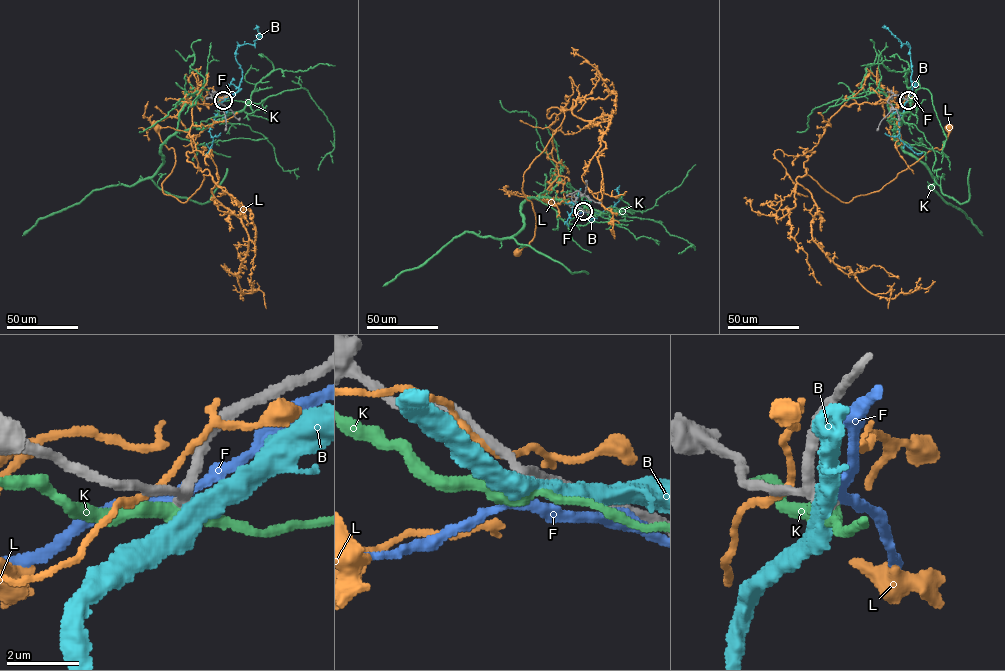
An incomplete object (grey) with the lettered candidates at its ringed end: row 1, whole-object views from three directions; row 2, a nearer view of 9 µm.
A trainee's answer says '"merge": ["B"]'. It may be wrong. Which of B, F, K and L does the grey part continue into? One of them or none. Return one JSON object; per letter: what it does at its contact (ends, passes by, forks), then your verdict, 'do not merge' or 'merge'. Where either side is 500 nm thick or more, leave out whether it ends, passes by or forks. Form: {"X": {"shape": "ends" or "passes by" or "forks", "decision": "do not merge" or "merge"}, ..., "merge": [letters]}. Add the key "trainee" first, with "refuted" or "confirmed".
{"trainee": "refuted", "B": {"shape": "passes by", "decision": "do not merge"}, "F": {"shape": "passes by", "decision": "do not merge"}, "K": {"shape": "passes by", "decision": "do not merge"}, "L": {"shape": "passes by", "decision": "do not merge"}, "merge": []}

